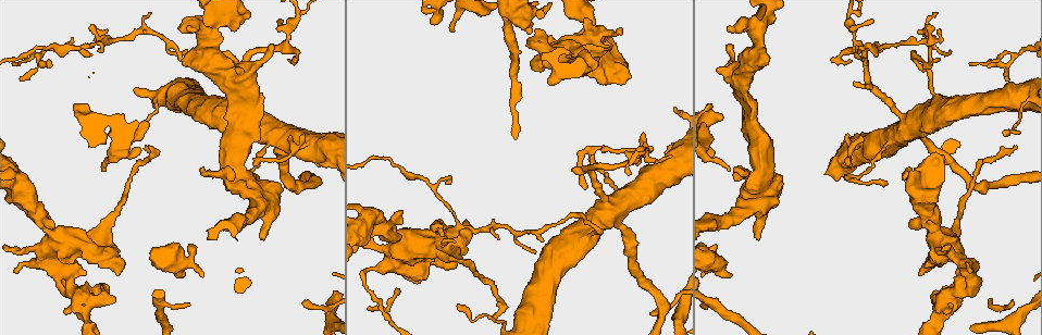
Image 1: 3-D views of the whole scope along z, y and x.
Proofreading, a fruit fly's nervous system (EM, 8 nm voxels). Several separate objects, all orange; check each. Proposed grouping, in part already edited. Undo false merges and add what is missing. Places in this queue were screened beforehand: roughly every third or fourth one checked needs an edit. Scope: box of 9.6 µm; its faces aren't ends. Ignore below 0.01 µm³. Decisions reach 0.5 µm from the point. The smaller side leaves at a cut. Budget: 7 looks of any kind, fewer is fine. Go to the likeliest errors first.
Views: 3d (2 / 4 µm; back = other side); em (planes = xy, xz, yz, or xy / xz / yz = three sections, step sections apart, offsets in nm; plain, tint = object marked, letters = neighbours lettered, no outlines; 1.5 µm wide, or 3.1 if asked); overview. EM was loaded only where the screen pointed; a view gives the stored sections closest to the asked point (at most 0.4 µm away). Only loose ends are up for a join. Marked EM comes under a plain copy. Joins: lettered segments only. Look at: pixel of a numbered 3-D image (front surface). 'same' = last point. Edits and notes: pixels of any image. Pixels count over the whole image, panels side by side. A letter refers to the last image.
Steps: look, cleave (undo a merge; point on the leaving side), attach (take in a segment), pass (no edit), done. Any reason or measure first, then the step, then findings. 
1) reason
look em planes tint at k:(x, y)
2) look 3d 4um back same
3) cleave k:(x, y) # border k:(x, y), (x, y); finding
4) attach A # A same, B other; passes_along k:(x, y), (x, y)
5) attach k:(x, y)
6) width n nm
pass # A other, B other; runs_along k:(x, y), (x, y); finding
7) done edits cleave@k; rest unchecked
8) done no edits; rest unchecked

an open end
look 3d 2um at 1:(453, 31)

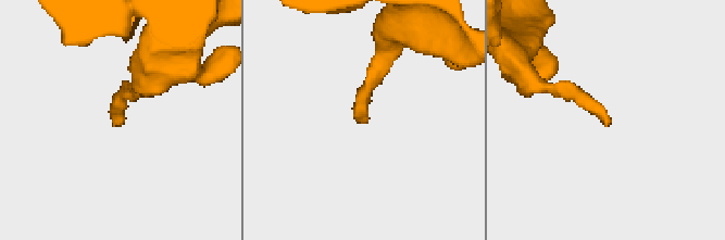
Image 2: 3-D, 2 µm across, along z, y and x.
look em planes letters at 2:(119, 124)

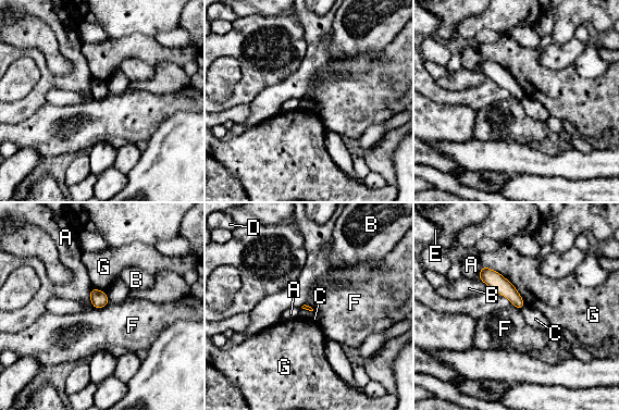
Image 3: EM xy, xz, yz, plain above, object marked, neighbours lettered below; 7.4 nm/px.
pass # A other, B other, C other, D other, E other, F other, G other; border 3:(109, 303), (94, 309); none of them fits

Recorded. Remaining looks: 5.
look em planes letters at 1:(93, 256)

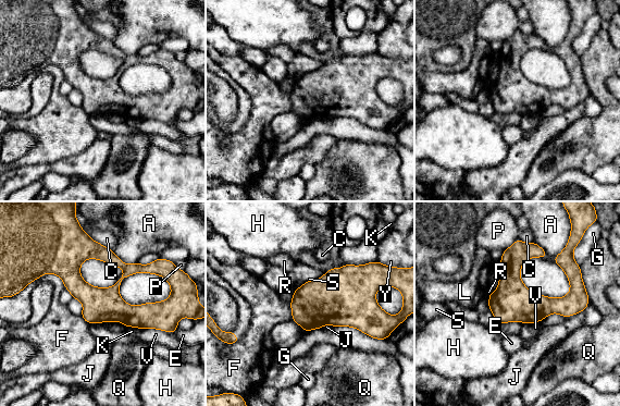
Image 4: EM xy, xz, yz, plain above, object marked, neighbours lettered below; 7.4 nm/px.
pass # A other, C other, E other, F other, G other, H other, J other, K other, L other, P other, Q other, R other, S other, V other, Y other; border 4:(112, 250), (125, 263), (136, 262); all the same neuron

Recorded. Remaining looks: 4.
abrupt turn
look 3d 4um at 1:(927, 63)

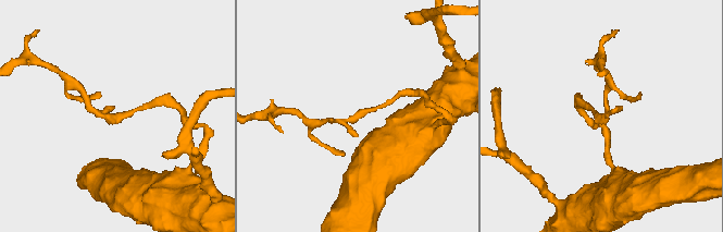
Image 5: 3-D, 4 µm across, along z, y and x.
look em planes letters at 5:(104, 115)

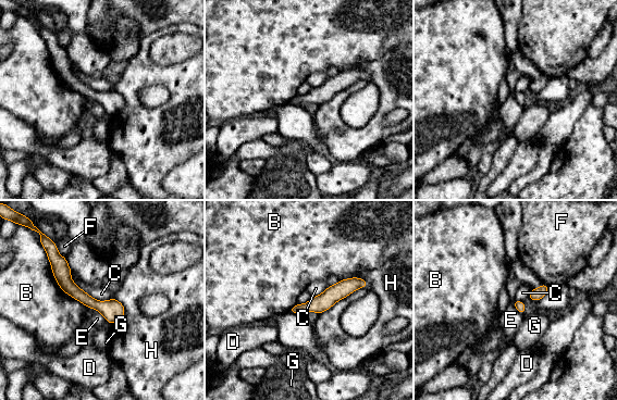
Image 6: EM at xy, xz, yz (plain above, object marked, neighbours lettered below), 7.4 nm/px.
width 90 nm; longest_contact B 500 nm
pass # B other, C other, D other, E other, F other, G other, H other; all the same neuron

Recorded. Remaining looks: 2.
done no edits; rest unchecked

